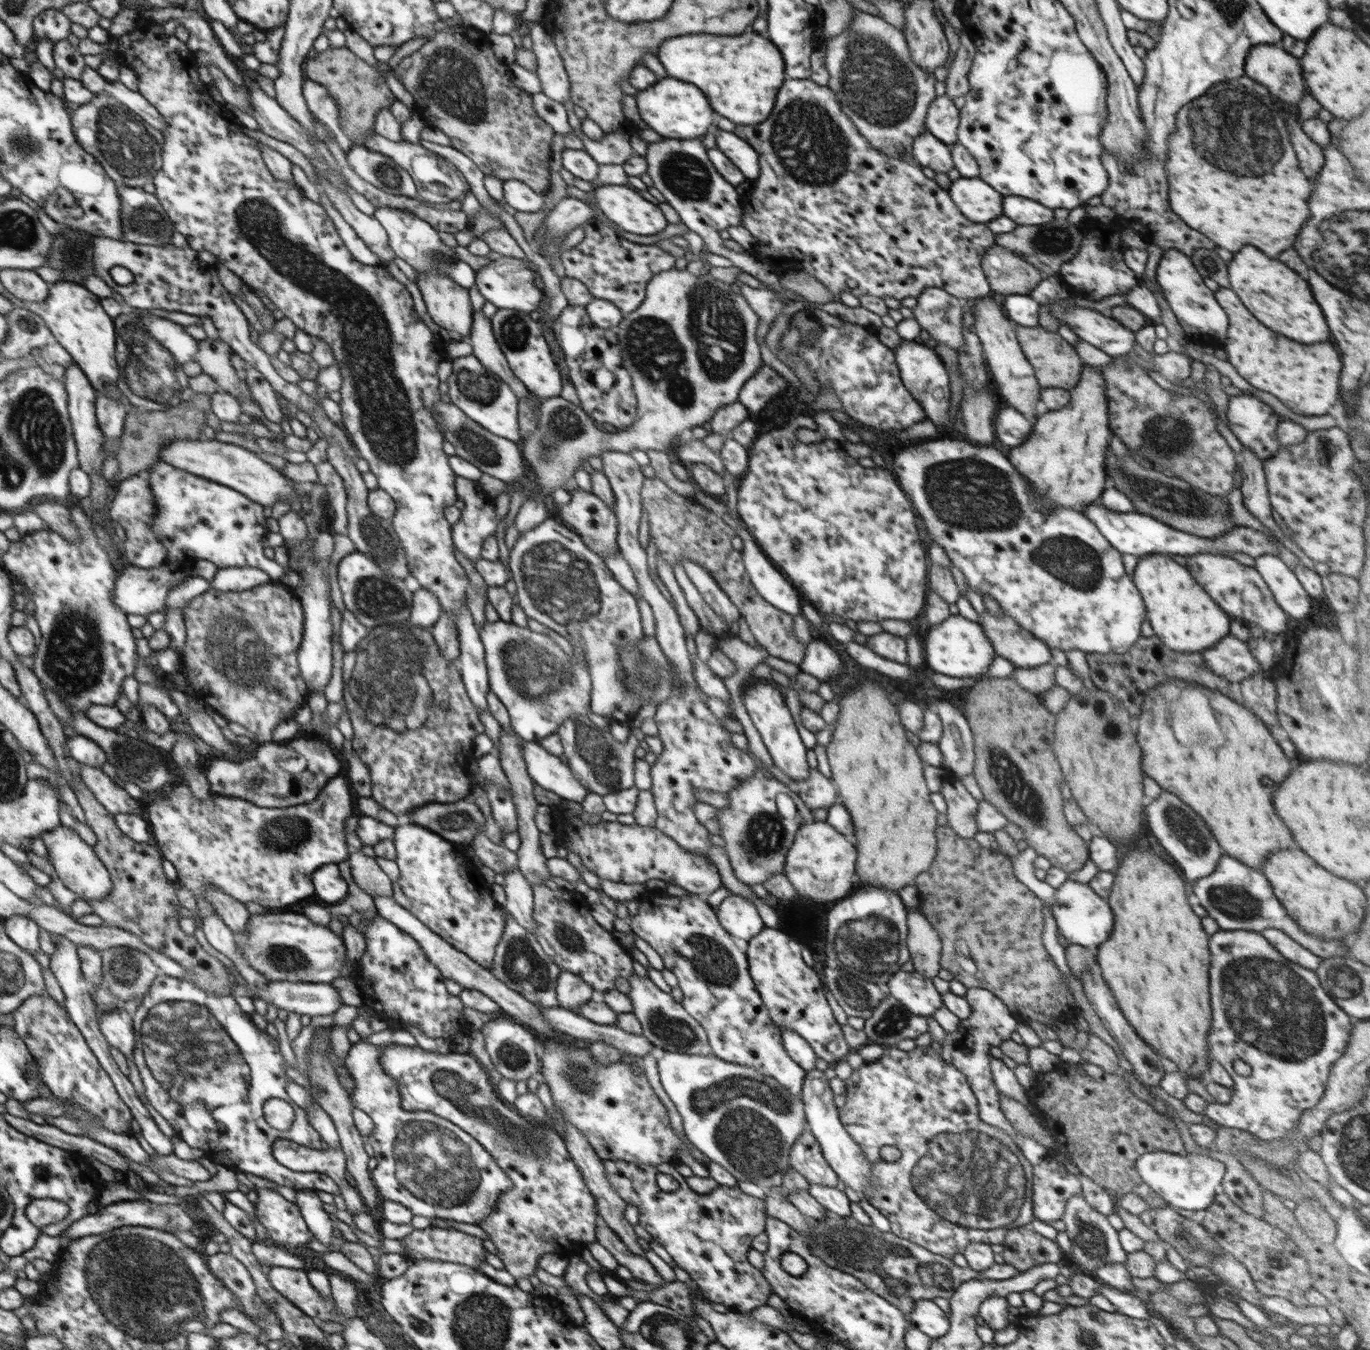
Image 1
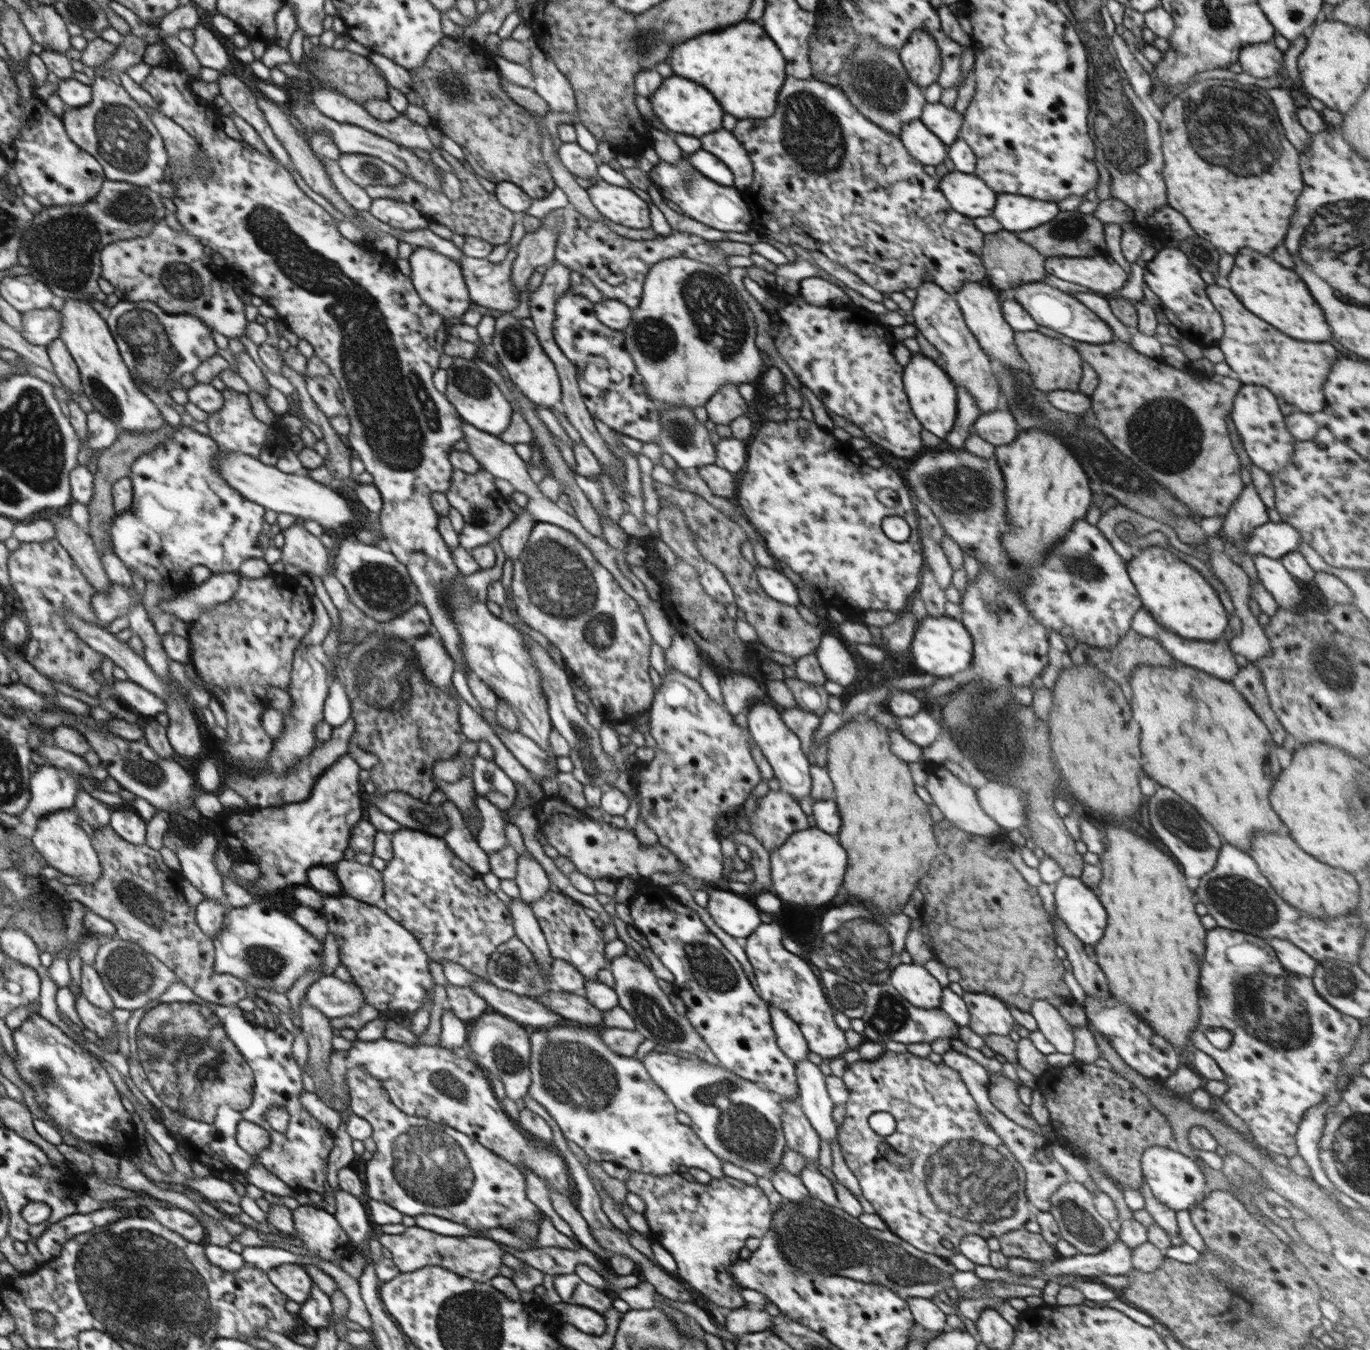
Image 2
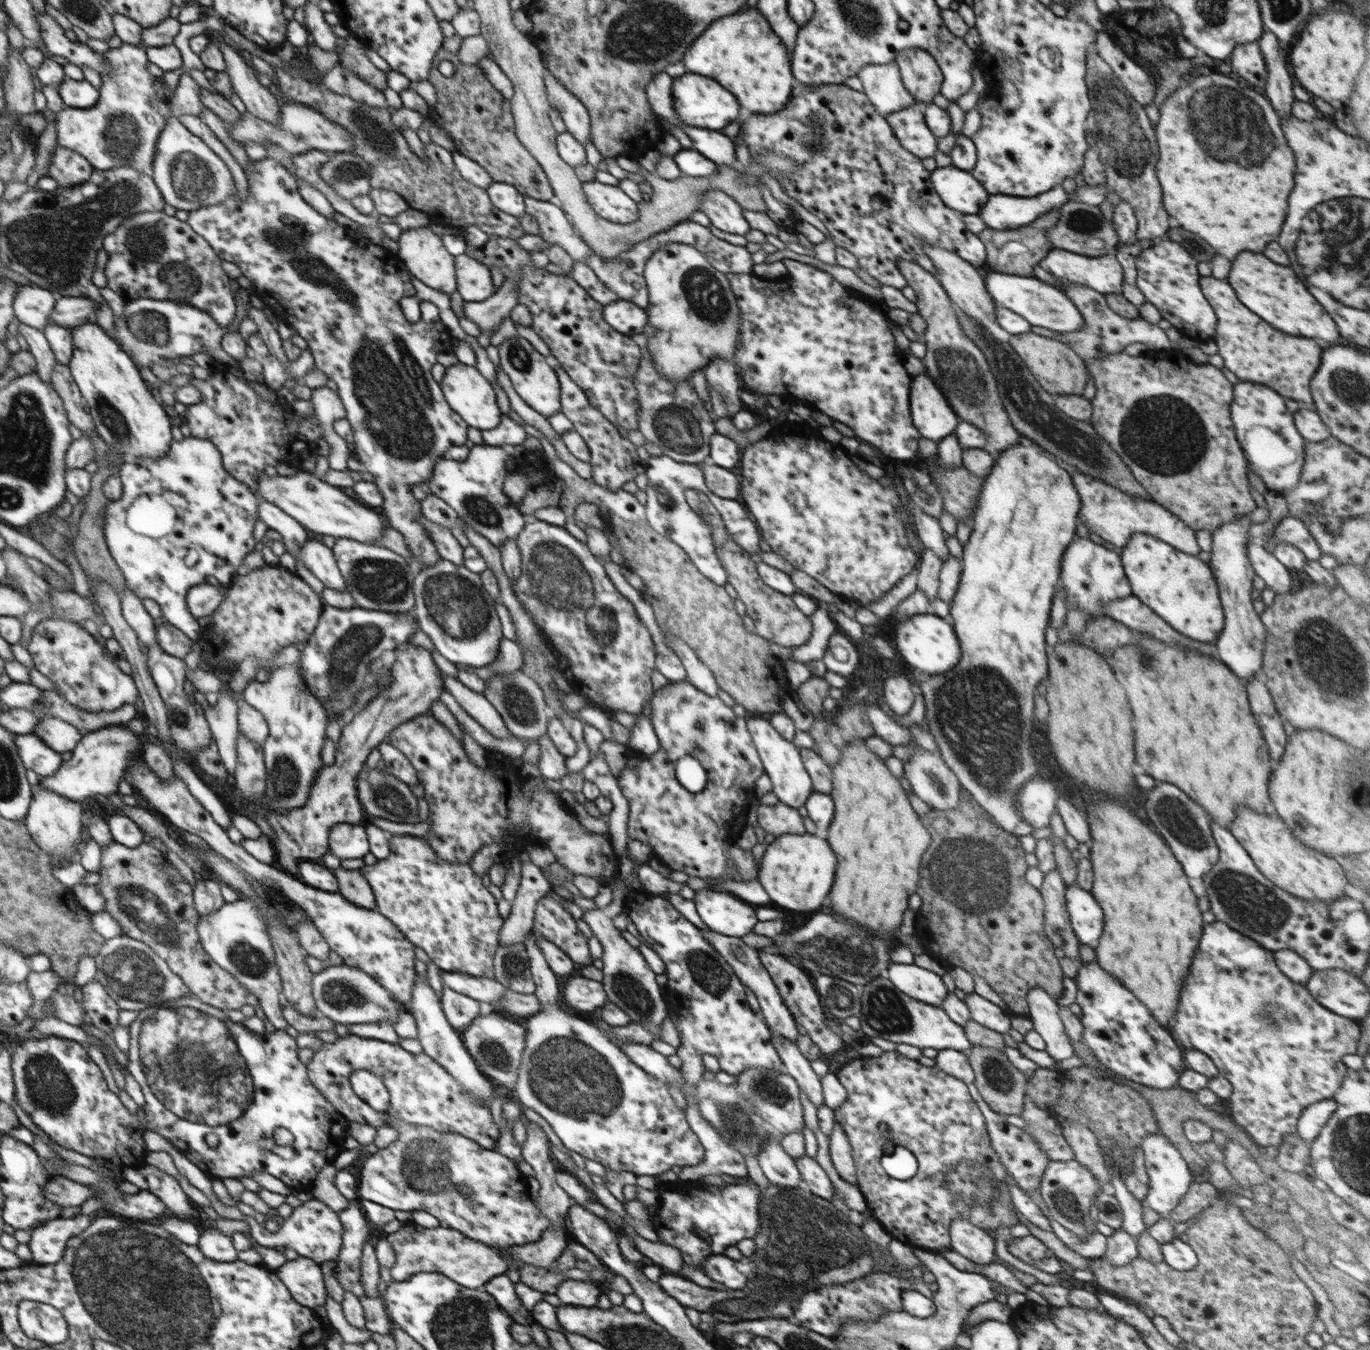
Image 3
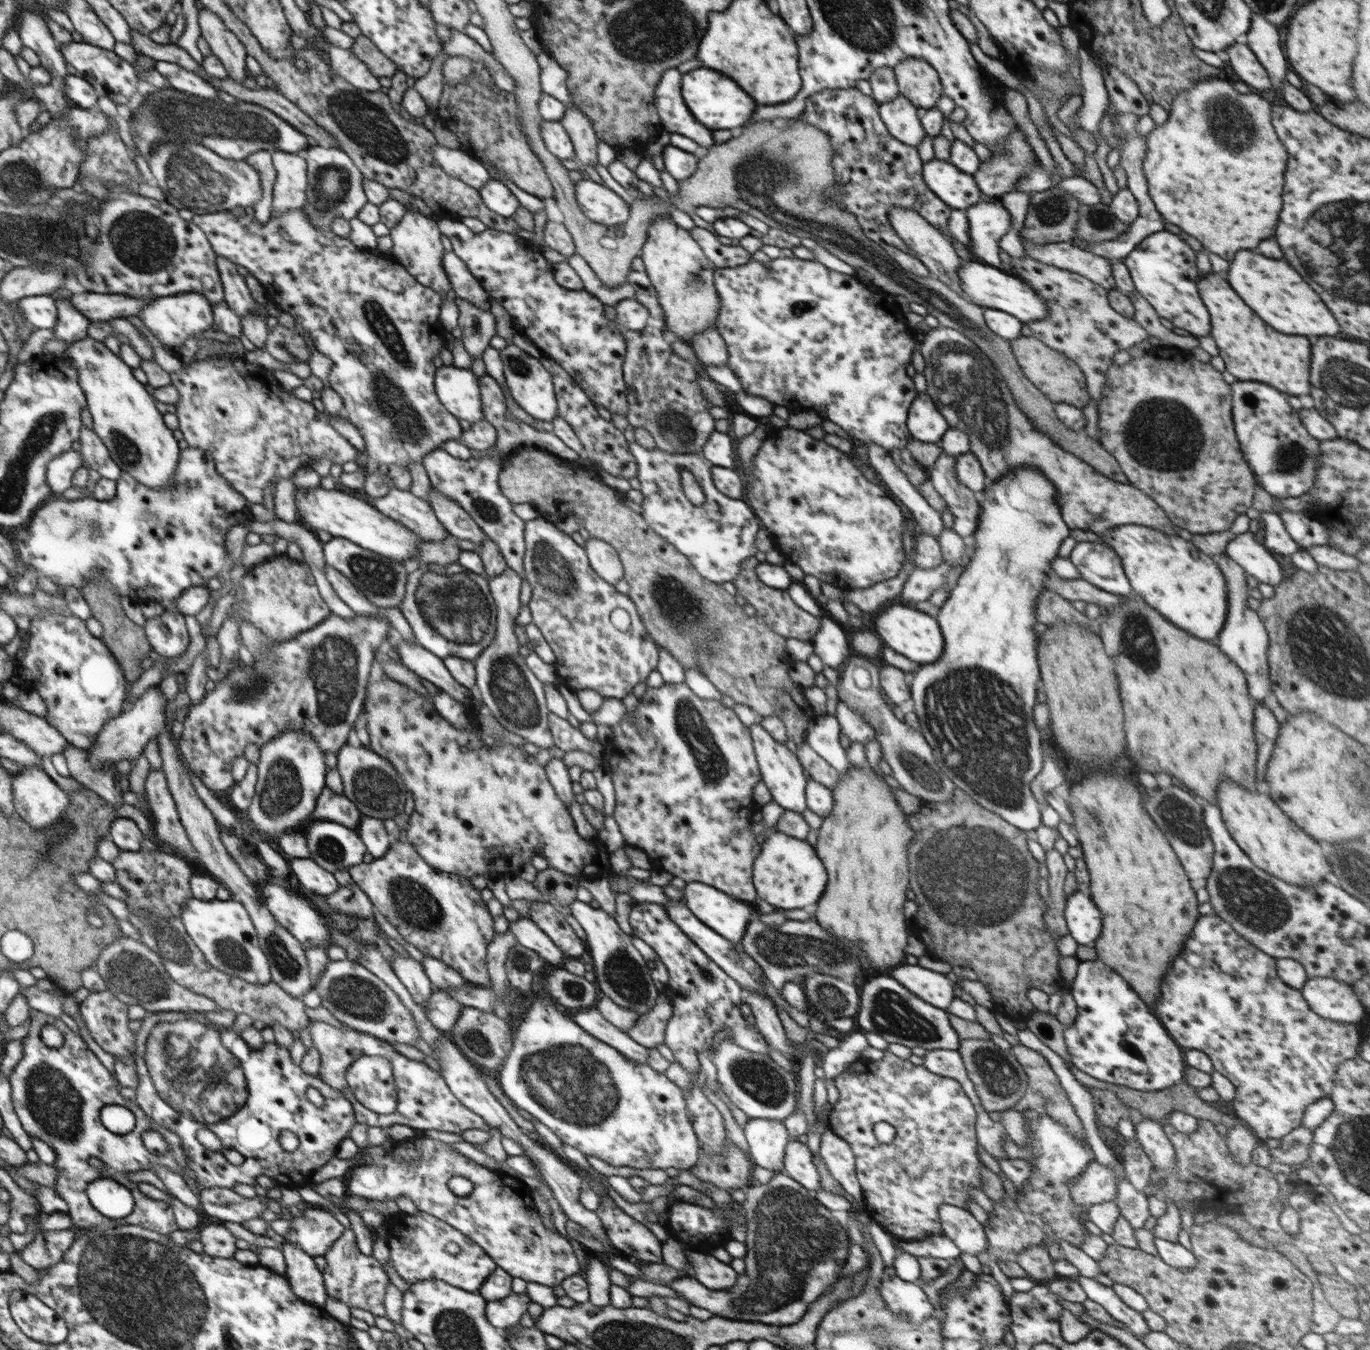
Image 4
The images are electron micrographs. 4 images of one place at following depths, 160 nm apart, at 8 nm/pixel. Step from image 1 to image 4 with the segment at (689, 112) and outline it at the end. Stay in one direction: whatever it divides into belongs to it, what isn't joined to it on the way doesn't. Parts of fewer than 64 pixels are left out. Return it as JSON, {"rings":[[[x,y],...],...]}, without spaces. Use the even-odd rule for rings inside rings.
{"rings":[[[705,67],[682,74],[682,99],[694,119],[711,131],[735,132],[738,127],[741,128],[748,122],[756,108],[754,100],[740,86],[736,86],[734,80]]]}

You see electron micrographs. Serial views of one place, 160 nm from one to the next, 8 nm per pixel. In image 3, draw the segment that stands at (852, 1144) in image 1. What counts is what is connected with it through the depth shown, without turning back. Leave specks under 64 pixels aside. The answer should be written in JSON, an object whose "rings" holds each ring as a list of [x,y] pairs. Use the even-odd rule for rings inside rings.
{"rings":[[[772,1033],[772,1046],[776,1050],[781,1062],[784,1066],[786,1074],[792,1076],[808,1100],[818,1108],[824,1104],[822,1094],[821,1077],[816,1075],[816,1072],[810,1067],[810,1061],[804,1058],[800,1053],[797,1045],[780,1037],[780,1034]]]}

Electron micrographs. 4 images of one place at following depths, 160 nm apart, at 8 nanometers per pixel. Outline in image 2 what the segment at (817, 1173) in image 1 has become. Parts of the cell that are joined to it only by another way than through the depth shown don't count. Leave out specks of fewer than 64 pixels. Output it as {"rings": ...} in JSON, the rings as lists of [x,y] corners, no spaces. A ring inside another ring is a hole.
{"rings":[[[780,1098],[779,1104],[783,1108],[781,1126],[787,1146],[800,1153],[808,1166],[815,1167],[819,1164],[821,1138],[796,1099]]]}

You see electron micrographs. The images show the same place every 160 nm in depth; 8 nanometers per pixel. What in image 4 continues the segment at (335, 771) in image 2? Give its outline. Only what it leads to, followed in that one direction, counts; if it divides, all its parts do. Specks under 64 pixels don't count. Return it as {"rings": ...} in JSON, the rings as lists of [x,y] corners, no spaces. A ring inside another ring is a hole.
{"rings":[[[327,785],[317,798],[310,822],[336,822],[346,828],[355,829],[360,823],[360,812],[356,805],[346,796],[334,793]]]}

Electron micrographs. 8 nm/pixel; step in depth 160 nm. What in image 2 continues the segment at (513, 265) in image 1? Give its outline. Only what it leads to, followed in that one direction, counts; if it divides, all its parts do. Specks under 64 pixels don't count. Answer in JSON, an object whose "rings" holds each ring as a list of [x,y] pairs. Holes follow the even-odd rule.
{"rings":[[[512,248],[500,263],[463,255],[458,263],[469,290],[471,302],[490,310],[511,312],[519,304],[519,290],[510,281],[517,251]]]}

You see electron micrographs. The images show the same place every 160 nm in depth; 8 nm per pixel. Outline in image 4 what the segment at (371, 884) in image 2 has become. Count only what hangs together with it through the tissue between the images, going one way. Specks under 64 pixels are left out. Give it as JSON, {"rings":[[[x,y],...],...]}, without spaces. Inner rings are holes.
{"rings":[[[351,883],[339,887],[328,896],[325,896],[331,909],[347,914],[357,919],[373,918],[374,906],[368,895],[356,884]]]}

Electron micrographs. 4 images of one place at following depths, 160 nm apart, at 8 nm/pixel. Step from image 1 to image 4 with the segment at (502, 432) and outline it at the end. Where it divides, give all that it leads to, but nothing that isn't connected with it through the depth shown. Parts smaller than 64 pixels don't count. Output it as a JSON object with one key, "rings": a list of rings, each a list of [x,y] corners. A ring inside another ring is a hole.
{"rings":[[[443,365],[434,377],[440,402],[456,418],[474,423],[484,419],[479,378],[472,369]]]}

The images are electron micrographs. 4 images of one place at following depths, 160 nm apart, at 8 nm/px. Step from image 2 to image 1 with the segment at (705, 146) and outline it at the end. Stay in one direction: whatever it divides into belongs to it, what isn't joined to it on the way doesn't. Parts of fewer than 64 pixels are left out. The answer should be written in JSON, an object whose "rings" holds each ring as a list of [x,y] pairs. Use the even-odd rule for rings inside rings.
{"rings":[[[718,130],[716,142],[718,142],[720,151],[741,170],[747,181],[754,182],[758,178],[761,169],[759,154],[753,146],[750,146],[750,143],[744,142],[736,134],[724,132],[724,130]]]}

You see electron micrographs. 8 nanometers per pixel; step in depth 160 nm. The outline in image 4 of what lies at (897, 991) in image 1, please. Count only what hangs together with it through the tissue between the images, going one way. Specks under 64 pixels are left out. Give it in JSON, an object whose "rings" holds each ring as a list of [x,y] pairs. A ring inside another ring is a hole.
{"rings":[[[907,962],[896,966],[888,974],[905,986],[912,994],[932,1004],[932,1006],[947,1011],[954,995],[955,983],[946,974],[932,971],[920,965],[910,965]]]}

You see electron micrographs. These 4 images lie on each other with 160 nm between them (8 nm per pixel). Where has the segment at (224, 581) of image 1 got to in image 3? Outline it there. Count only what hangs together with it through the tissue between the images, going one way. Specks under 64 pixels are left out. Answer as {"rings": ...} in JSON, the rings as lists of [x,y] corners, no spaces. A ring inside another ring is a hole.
{"rings":[[[208,583],[198,584],[189,589],[185,606],[196,619],[210,617],[216,609],[219,609],[224,596],[221,586],[211,586]]]}

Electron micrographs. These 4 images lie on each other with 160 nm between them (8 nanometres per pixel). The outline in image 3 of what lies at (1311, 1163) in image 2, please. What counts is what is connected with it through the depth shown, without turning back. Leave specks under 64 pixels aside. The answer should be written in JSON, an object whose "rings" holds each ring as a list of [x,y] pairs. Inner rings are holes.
{"rings":[[[1332,1098],[1307,1106],[1298,1118],[1297,1135],[1310,1146],[1330,1120],[1337,1105],[1337,1102]]]}

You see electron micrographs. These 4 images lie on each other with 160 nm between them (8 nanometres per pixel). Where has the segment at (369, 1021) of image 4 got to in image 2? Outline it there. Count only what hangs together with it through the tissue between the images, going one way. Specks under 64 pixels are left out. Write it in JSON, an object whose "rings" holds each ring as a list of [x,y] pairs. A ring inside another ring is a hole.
{"rings":[[[333,974],[322,975],[308,987],[303,996],[330,1020],[359,1014],[367,1004],[361,986],[356,982],[354,985],[342,981]]]}

